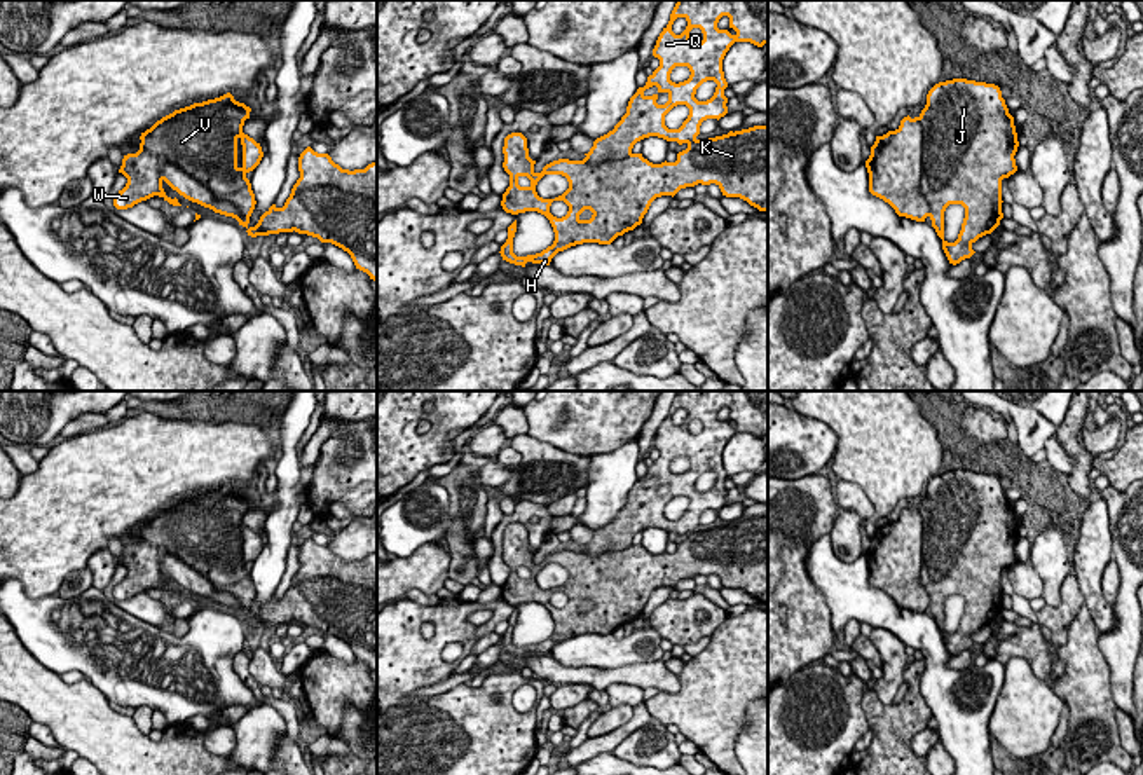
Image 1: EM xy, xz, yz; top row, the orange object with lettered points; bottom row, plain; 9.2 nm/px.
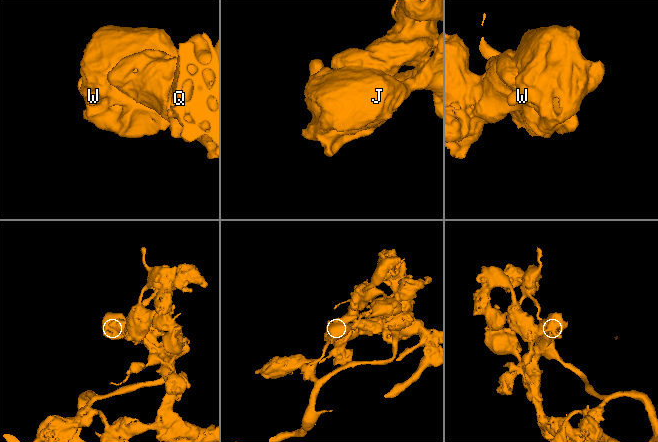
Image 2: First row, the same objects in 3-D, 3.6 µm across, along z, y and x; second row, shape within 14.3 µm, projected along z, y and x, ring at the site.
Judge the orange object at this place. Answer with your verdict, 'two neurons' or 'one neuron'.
two neurons

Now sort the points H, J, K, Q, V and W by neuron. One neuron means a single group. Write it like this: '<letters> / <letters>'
H J K V W / Q

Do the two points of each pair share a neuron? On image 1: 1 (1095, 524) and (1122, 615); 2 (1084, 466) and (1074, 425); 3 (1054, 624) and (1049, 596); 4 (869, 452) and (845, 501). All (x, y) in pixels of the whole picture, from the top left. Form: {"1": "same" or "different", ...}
{"1": "different", "2": "same", "3": "different", "4": "different"}

